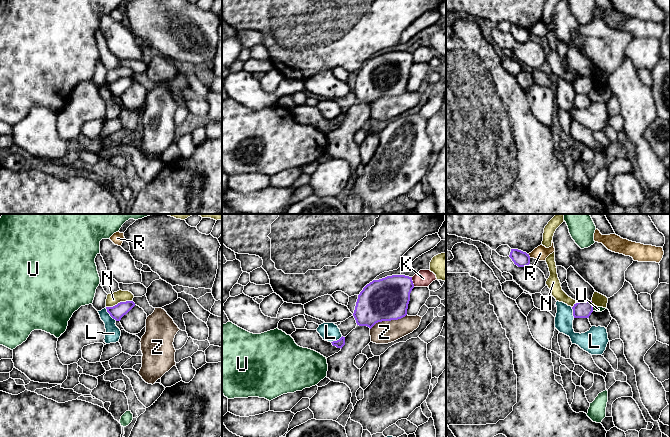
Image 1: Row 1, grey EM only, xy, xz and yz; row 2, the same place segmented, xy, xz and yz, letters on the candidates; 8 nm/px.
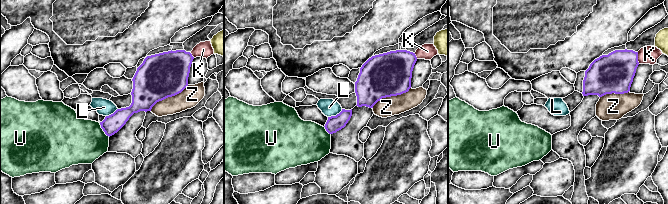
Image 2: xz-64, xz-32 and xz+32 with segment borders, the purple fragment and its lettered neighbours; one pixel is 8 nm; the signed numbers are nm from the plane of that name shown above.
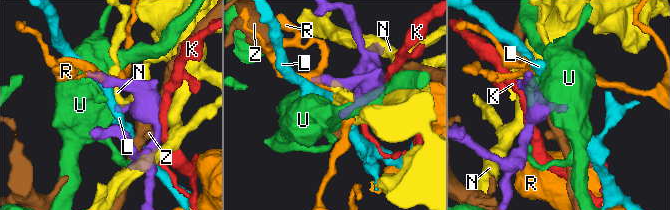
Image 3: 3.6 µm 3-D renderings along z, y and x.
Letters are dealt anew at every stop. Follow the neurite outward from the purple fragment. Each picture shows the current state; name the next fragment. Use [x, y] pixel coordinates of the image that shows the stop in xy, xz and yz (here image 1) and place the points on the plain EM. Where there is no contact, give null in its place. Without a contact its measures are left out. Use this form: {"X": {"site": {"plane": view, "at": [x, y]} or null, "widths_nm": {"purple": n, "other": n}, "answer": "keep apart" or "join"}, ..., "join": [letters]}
{"K": {"site": {"plane": "xz", "at": [412, 58]}, "widths_nm": {"purple": 340, "other": 140}, "answer": "keep apart"}, "L": {"site": {"plane": "xy", "at": [109, 89]}, "widths_nm": {"purple": 110, "other": 120}, "answer": "keep apart"}, "N": {"site": {"plane": "xy", "at": [120, 78]}, "widths_nm": {"purple": 110, "other": 100}, "answer": "keep apart"}, "R": {"site": {"plane": "yz", "at": [529, 32]}, "widths_nm": {"purple": 120, "other": 120}, "answer": "keep apart"}, "U": {"site": {"plane": "yz", "at": [592, 84]}, "widths_nm": {"purple": 140, "other": 50}, "answer": "keep apart"}, "Z": {"site": {"plane": "xz", "at": [388, 96]}, "widths_nm": {"purple": 340, "other": 180}, "answer": "keep apart"}, "join": []}

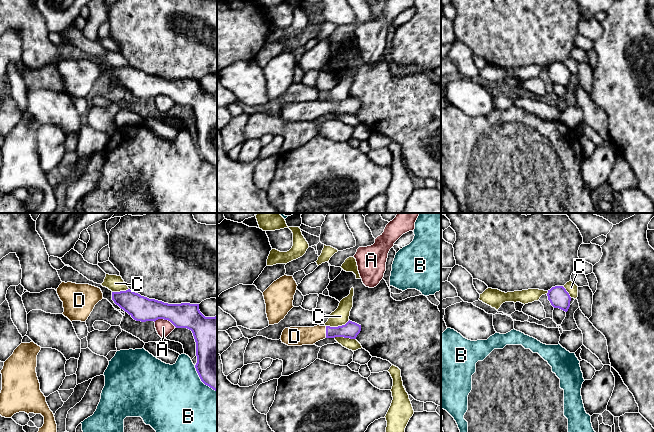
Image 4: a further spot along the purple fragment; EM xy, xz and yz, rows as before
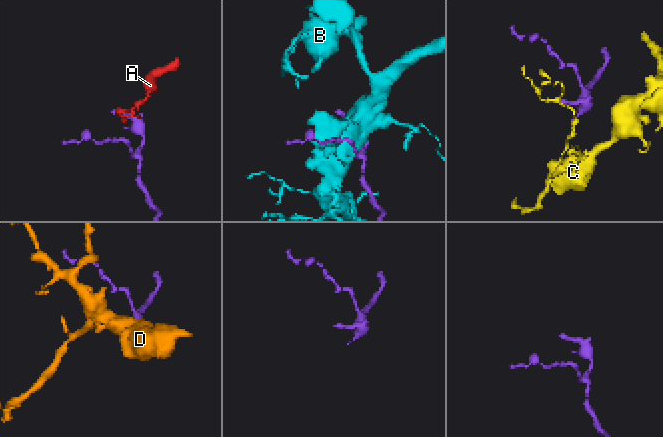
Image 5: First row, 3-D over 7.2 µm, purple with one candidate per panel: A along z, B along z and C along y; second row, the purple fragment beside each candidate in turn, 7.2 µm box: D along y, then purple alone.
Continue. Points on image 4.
{"A": {"site": {"plane": "xy", "at": [165, 95]}, "widths_nm": {"purple": 200, "other": 130}, "answer": "keep apart"}, "B": {"site": {"plane": "xy", "at": [201, 156]}, "widths_nm": {"purple": 320, "other": 500}, "answer": "keep apart"}, "C": {"site": {"plane": "xz", "at": [338, 102]}, "widths_nm": {"purple": 130, "other": 140}, "answer": "keep apart"}, "D": {"site": {"plane": "xz", "at": [326, 108]}, "widths_nm": {"purple": 130, "other": 160}, "answer": "join"}, "join": ["D"]}

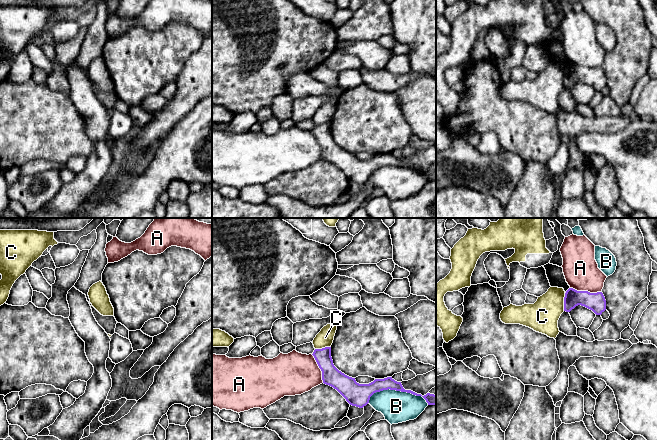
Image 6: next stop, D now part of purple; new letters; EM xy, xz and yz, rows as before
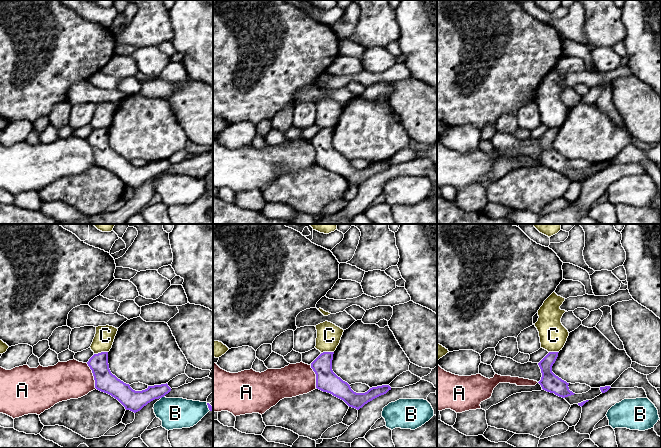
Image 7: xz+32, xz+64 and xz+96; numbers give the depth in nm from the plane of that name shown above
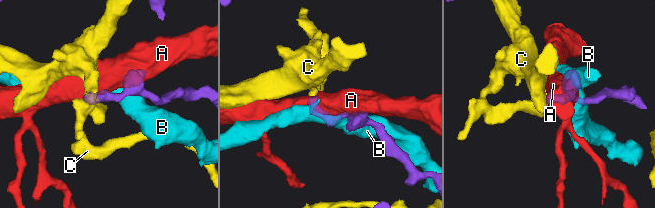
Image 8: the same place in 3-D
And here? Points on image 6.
{"A": {"site": {"plane": "yz", "at": [585, 67]}, "widths_nm": {"purple": 150, "other": 280}, "answer": "keep apart"}, "B": {"site": {"plane": "xz", "at": [398, 166]}, "widths_nm": {"purple": 110, "other": 260}, "answer": "keep apart"}, "C": {"site": {"plane": "yz", "at": [564, 78]}, "widths_nm": {"purple": 140, "other": 260}, "answer": "keep apart"}, "join": []}

